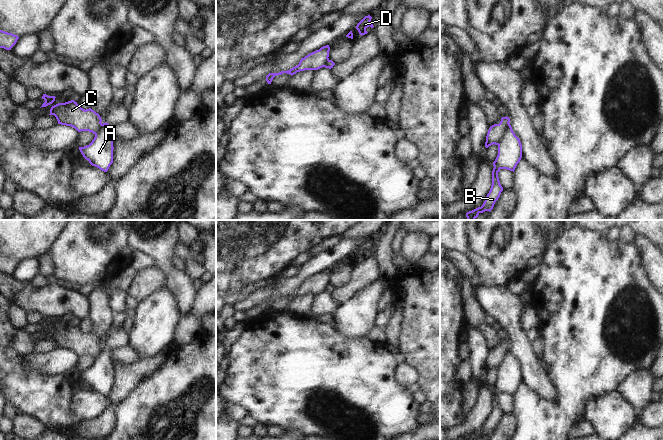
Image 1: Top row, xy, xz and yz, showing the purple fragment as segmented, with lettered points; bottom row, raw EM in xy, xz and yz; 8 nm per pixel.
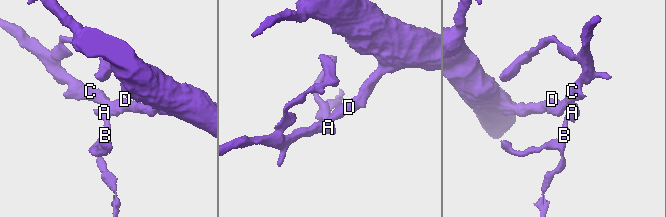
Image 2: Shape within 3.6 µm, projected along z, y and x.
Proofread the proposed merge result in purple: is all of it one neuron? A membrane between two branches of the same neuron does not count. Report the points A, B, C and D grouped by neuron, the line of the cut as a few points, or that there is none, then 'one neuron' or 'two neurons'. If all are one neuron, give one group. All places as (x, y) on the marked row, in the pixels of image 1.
A B / C D; cut in yz along (510, 125), (504, 131), (501, 140), (497, 144); two neurons

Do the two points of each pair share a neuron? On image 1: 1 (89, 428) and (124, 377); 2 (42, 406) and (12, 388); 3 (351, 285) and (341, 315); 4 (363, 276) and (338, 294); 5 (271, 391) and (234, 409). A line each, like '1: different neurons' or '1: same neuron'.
1: same neuron
2: same neuron
3: different neurons
4: same neuron
5: different neurons

